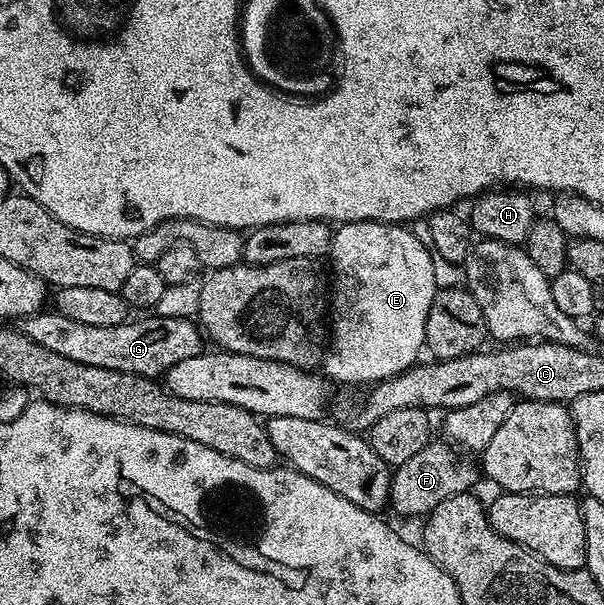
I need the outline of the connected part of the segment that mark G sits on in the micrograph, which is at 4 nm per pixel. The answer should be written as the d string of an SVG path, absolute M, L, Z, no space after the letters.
M45 308L39 314L20 319L19 329L35 340L35 344L51 348L51 352L59 352L59 356L67 356L67 360L79 360L83 364L95 364L95 368L111 368L115 372L138 374L154 380L179 364L179 360L191 360L191 356L202 353L203 331L193 318L138 318L141 318L138 322L130 320L121 326L95 328Z

